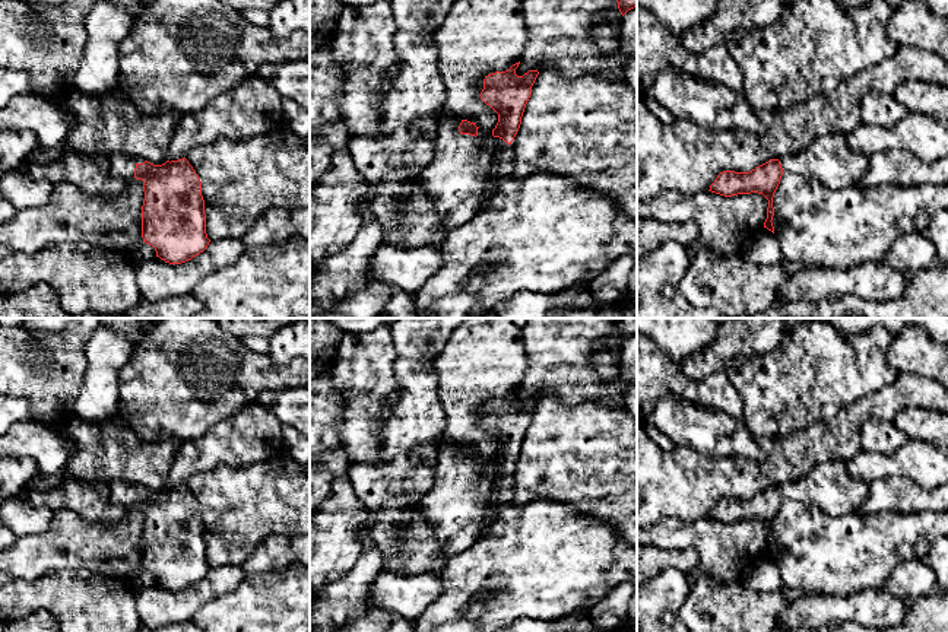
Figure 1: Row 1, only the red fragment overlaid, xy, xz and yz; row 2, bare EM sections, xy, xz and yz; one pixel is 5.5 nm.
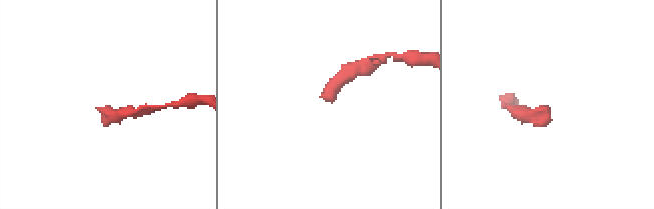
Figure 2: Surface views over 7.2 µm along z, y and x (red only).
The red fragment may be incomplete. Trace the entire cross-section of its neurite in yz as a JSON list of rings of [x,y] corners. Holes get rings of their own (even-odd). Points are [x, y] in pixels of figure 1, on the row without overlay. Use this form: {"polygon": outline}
{"polygon": [[[846,460],[825,461],[809,474],[757,493],[749,499],[723,498],[710,512],[711,520],[732,524],[762,521],[768,527],[764,555],[774,560],[773,524],[784,499],[818,505],[825,514],[840,517],[857,512],[869,495],[869,482],[852,477]]]}

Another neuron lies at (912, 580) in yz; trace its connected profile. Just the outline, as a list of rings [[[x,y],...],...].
[[[913,559],[895,568],[882,585],[895,598],[907,606],[933,593],[938,577],[925,559]]]

